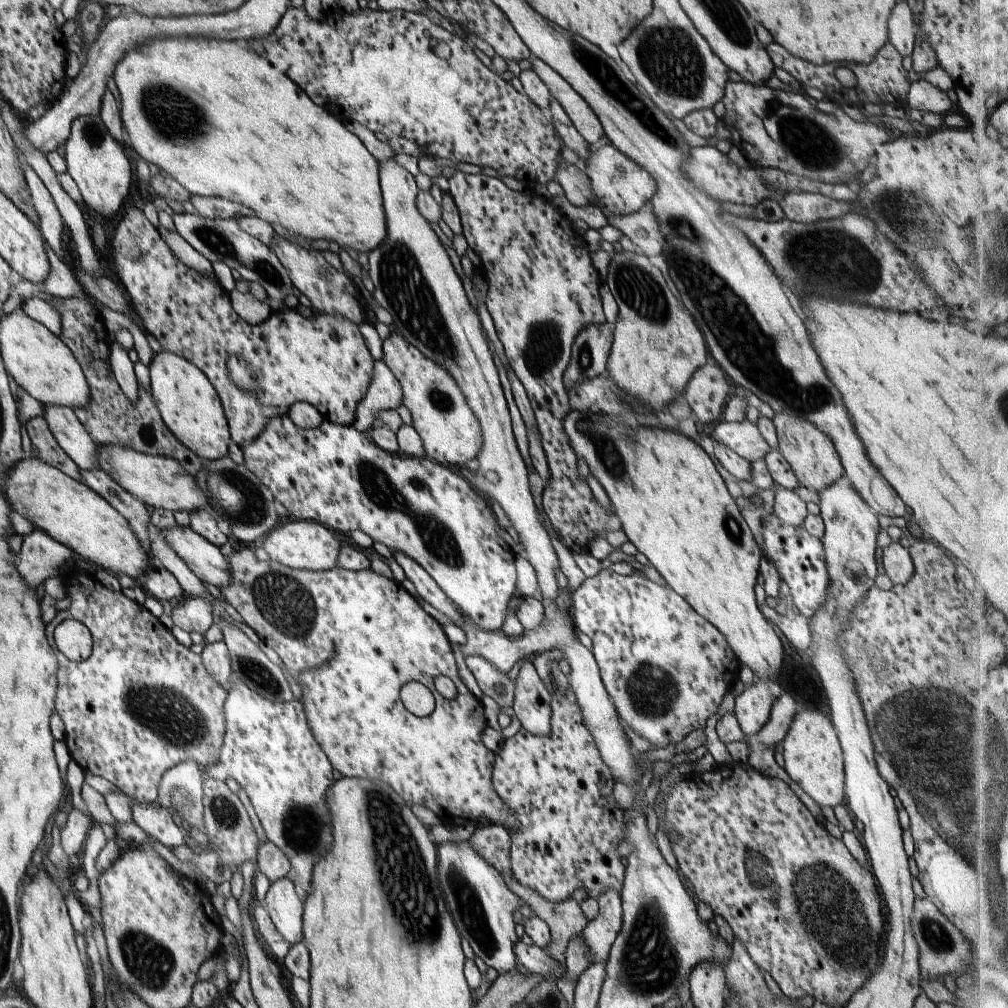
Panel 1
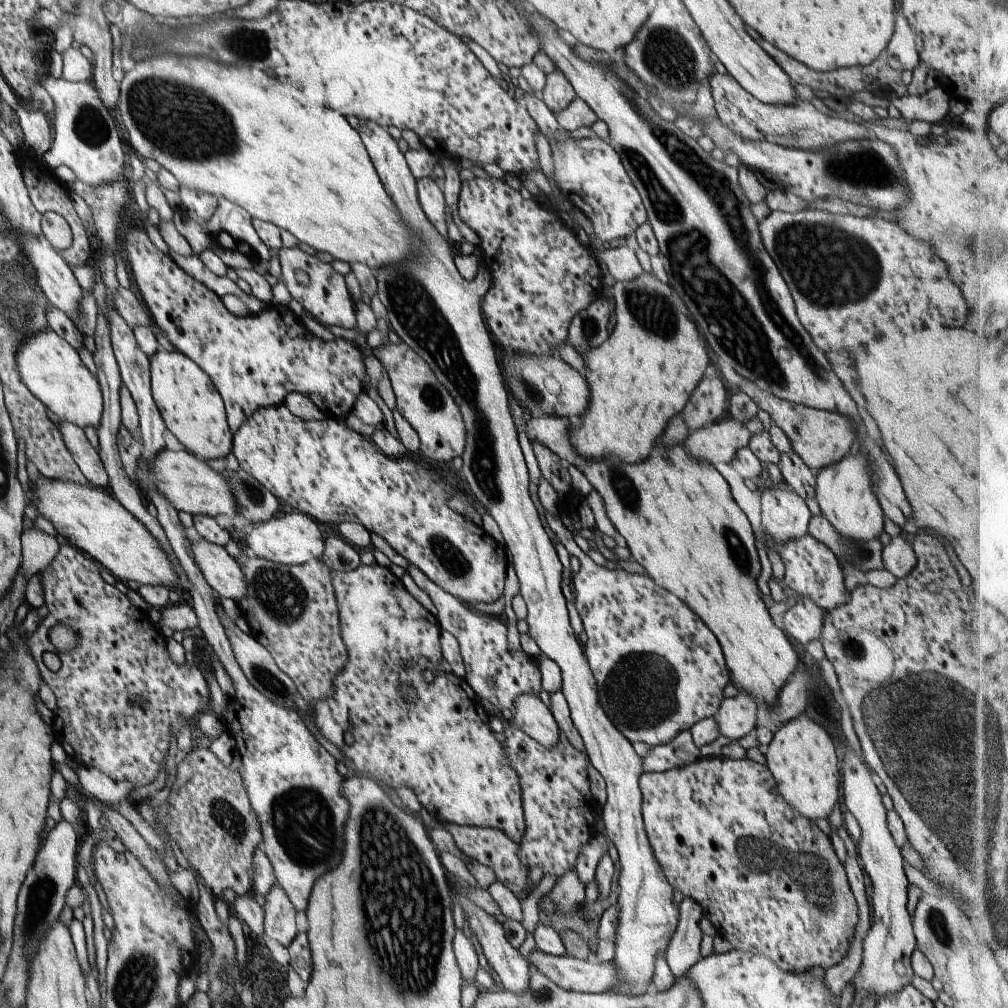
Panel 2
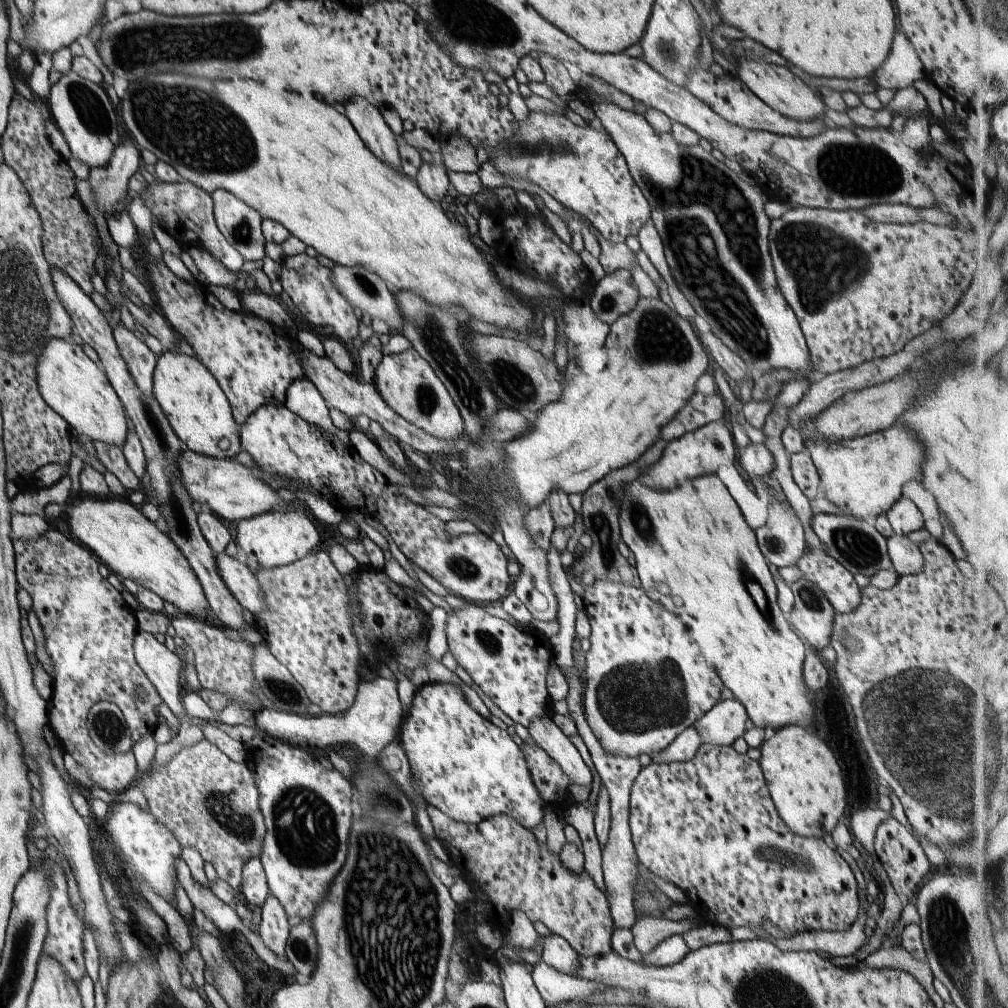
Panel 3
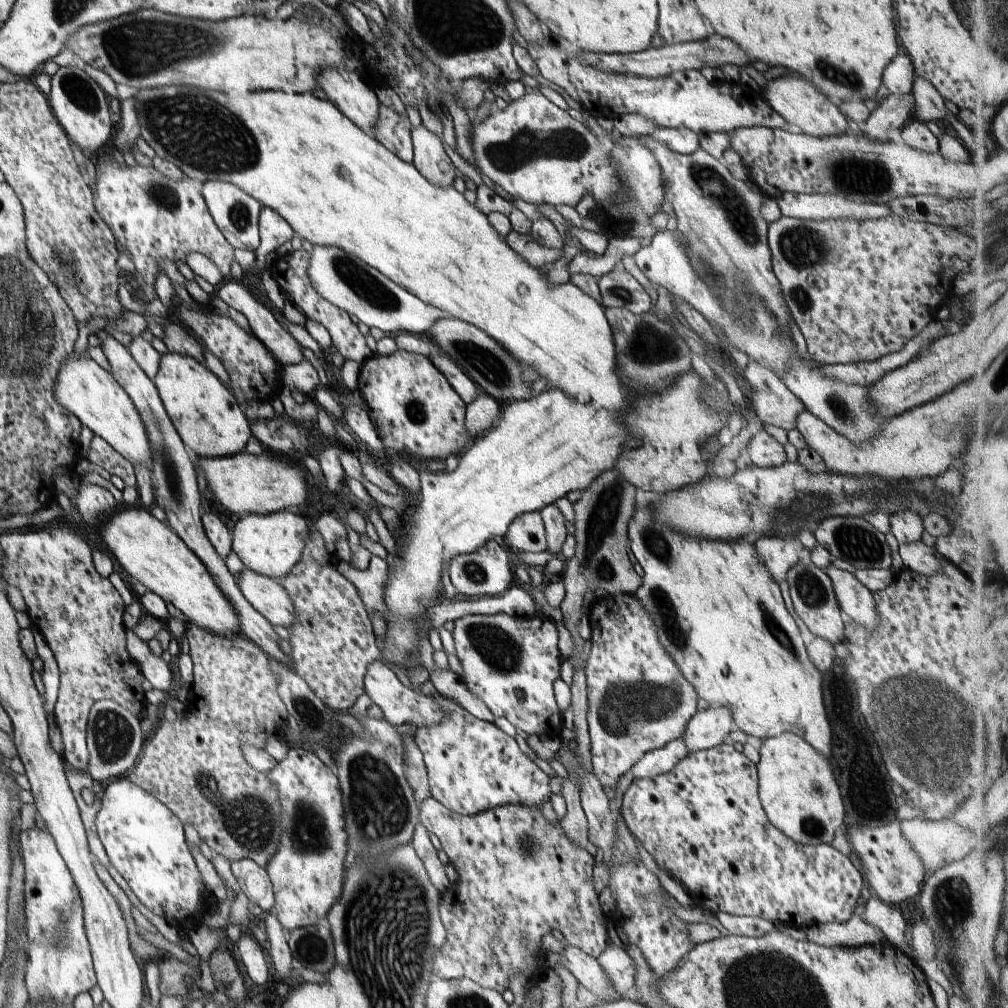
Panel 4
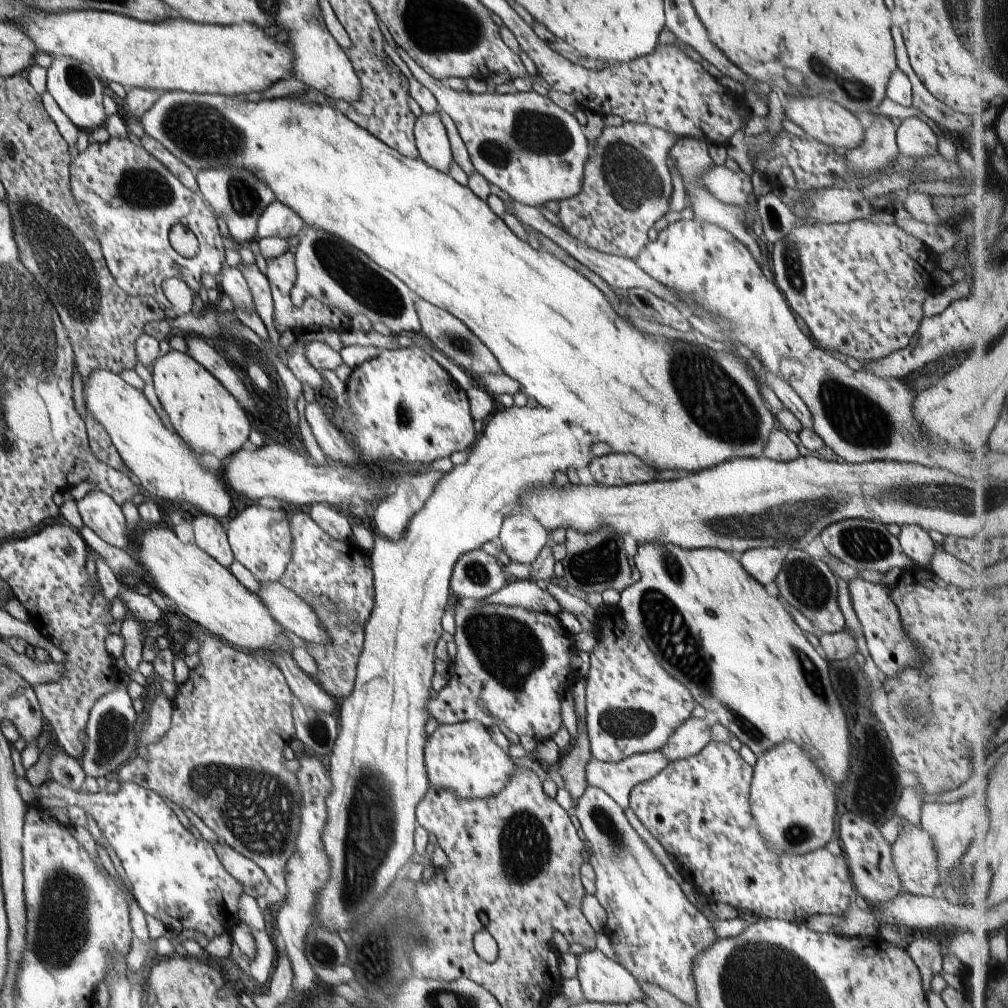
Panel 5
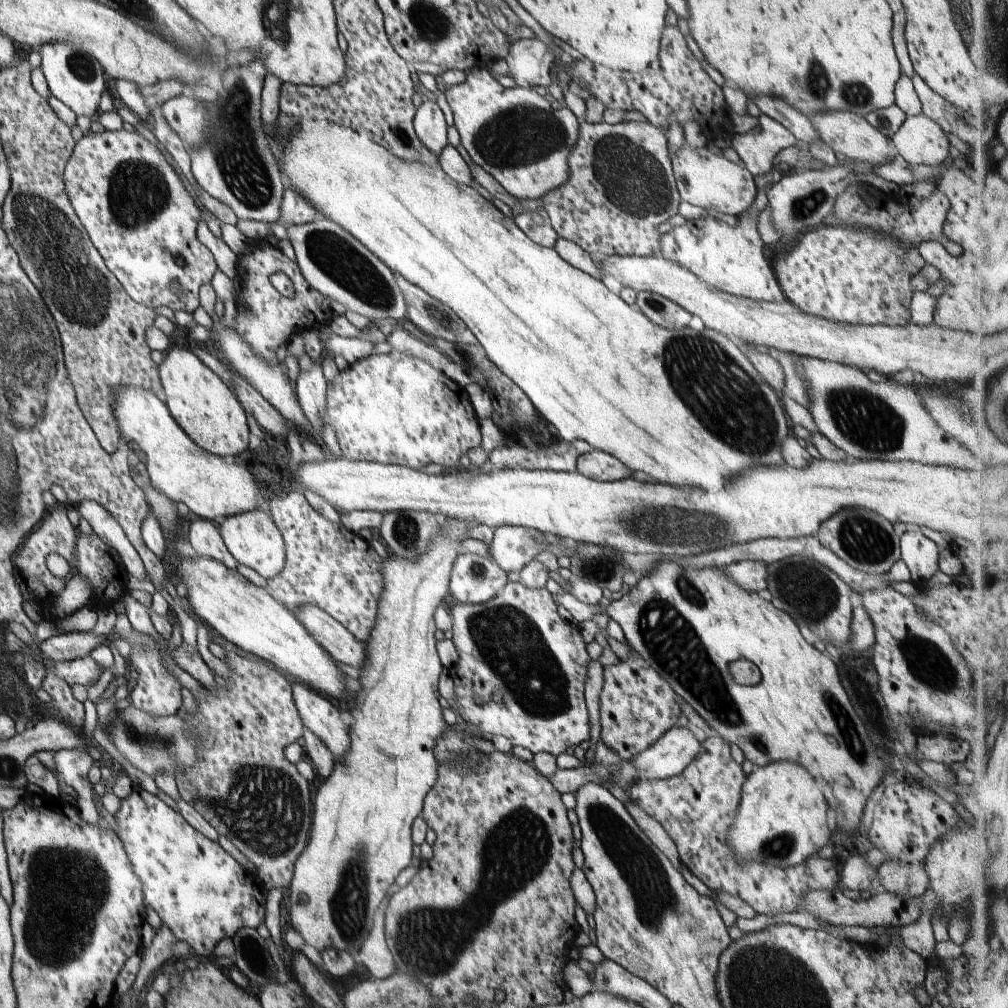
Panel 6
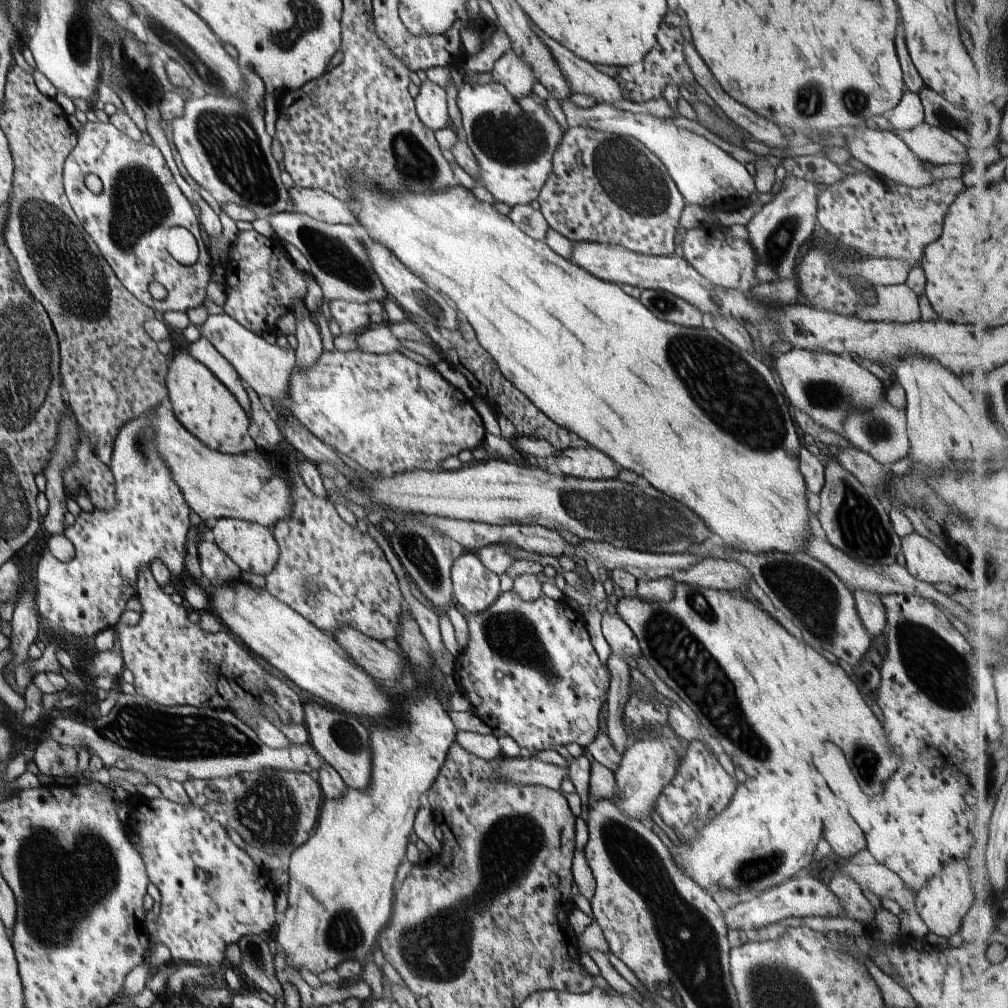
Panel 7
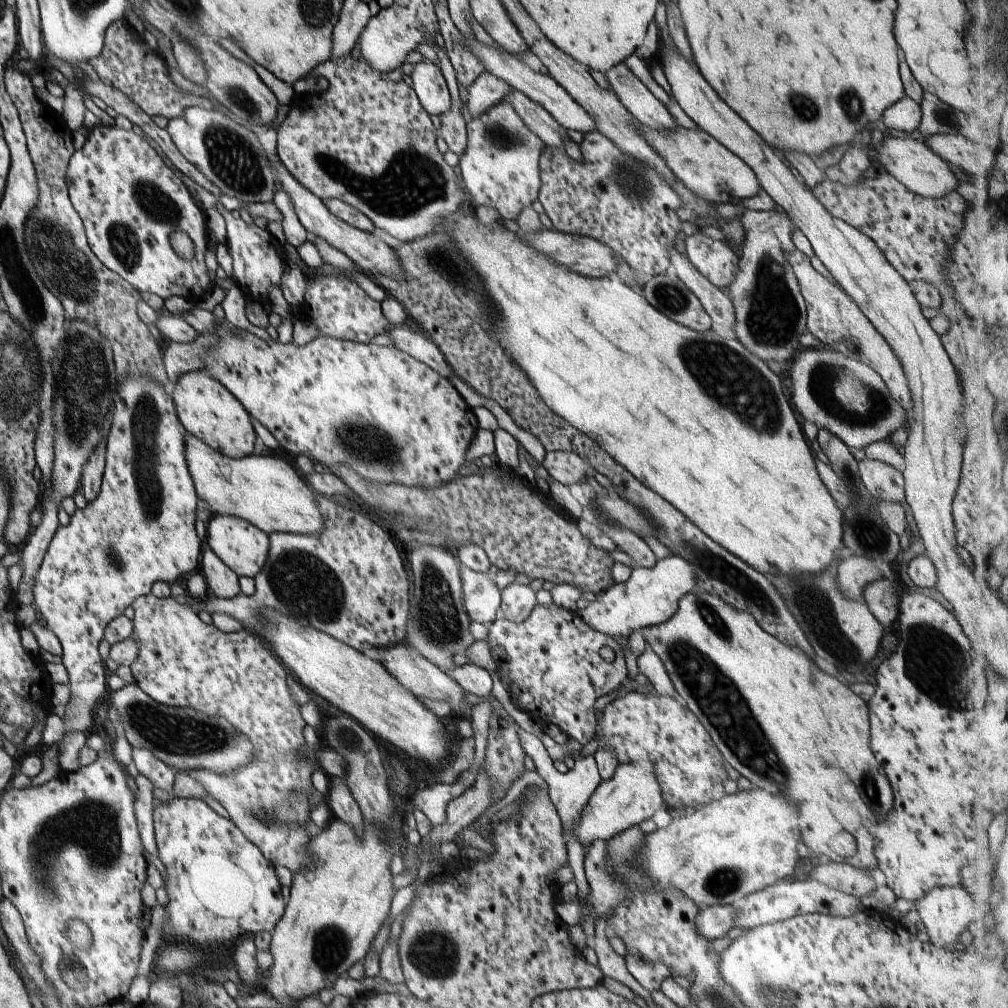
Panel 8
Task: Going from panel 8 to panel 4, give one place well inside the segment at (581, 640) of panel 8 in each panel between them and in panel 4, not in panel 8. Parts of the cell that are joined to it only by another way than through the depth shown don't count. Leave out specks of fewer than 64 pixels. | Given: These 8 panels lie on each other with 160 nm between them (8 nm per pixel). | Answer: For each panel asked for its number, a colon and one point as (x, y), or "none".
4: (510, 662)
5: (517, 661)
6: (517, 644)
7: (529, 670)

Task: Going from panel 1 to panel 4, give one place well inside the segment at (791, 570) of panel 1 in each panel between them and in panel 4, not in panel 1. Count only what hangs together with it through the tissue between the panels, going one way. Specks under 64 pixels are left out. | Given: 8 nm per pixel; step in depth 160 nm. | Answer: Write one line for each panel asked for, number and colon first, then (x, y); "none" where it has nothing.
2: (812, 570)
3: (841, 588)
4: (853, 597)

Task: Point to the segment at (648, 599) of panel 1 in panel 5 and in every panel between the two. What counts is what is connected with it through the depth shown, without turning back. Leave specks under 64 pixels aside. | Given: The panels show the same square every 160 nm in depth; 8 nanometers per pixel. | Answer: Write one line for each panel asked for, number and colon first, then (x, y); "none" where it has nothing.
2: (654, 682)
3: (645, 681)
4: (638, 700)
5: (633, 705)

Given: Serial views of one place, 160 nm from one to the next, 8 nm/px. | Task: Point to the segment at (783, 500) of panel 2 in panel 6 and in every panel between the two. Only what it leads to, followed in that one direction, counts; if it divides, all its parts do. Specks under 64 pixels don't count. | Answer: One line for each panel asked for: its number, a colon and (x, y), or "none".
3: (782, 542)
4: (779, 554)
5: (764, 563)
6: (752, 575)

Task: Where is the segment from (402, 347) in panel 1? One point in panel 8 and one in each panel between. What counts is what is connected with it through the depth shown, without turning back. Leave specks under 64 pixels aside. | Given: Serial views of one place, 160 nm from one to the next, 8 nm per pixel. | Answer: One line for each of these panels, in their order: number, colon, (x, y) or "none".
2: (422, 399)
3: (406, 382)
4: (415, 409)
5: (403, 406)
6: (396, 409)
7: (385, 413)
8: (389, 417)

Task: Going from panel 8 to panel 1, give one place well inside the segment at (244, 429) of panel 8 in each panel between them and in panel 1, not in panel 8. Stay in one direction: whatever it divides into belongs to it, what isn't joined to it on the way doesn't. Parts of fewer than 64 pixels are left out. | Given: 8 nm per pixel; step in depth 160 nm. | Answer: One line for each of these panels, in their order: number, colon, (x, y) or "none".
1: (189, 405)
2: (192, 409)
3: (199, 412)
4: (208, 418)
5: (207, 417)
6: (207, 410)
7: (204, 406)

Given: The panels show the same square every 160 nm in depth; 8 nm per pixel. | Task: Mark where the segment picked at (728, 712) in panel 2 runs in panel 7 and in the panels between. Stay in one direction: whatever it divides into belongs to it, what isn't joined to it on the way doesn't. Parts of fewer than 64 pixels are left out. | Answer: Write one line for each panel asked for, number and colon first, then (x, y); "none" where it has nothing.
3: (724, 723)
4: (711, 727)
5: (690, 738)
6: (670, 754)
7: (647, 766)

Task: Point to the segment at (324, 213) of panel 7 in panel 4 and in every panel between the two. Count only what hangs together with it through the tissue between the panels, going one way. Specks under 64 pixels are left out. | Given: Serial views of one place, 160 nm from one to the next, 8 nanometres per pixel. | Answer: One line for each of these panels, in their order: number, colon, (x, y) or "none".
4: (273, 230)
5: (277, 220)
6: (295, 210)

